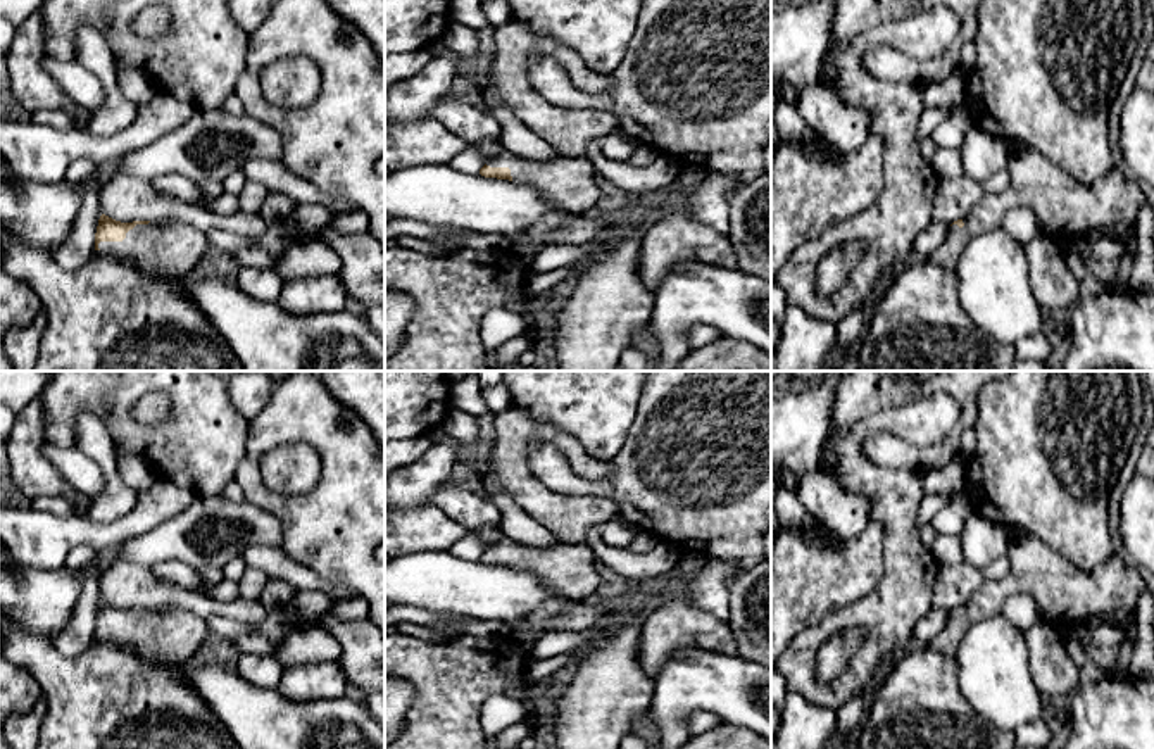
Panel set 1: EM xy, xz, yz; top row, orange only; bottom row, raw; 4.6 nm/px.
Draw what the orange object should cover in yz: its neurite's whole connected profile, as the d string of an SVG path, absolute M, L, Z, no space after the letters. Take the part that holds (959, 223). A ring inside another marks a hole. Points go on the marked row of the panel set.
M1016 148L1007 160L1009 186L994 195L983 193L964 219L949 226L944 243L928 257L954 269L959 254L978 235L997 230L1013 207L1026 207L1037 216L1042 235L1063 247L1066 240L1085 238L1094 230L1114 224L1135 226L1144 205L1140 181L1125 178L1118 169L1083 185L1032 148Z

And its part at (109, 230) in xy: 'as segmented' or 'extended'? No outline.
extended

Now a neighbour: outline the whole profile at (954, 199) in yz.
M942 178L933 204L933 219L950 226L957 219L964 219L983 197L983 183L975 178Z

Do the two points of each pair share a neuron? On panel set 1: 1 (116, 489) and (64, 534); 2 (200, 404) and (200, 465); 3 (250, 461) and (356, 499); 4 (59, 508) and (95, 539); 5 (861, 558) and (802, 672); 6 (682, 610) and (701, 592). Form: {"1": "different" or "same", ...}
{"1": "different", "2": "same", "3": "same", "4": "different", "5": "different", "6": "different"}

